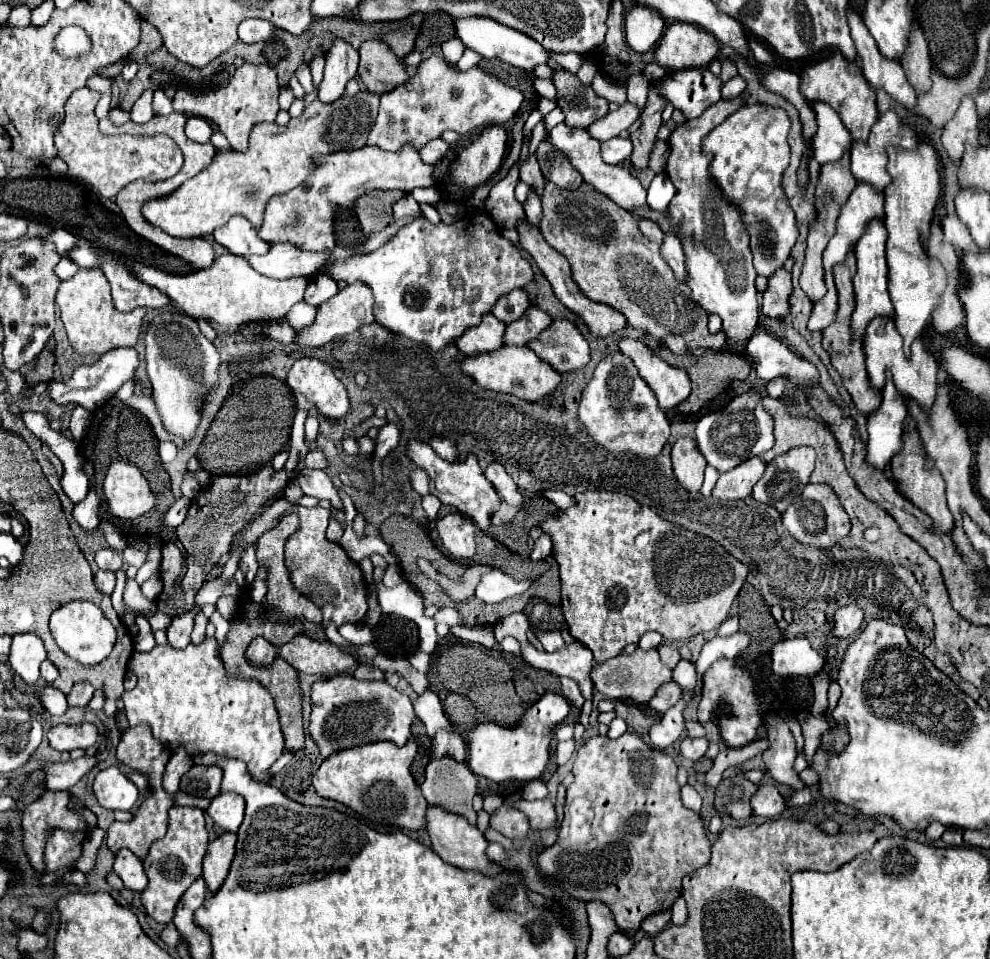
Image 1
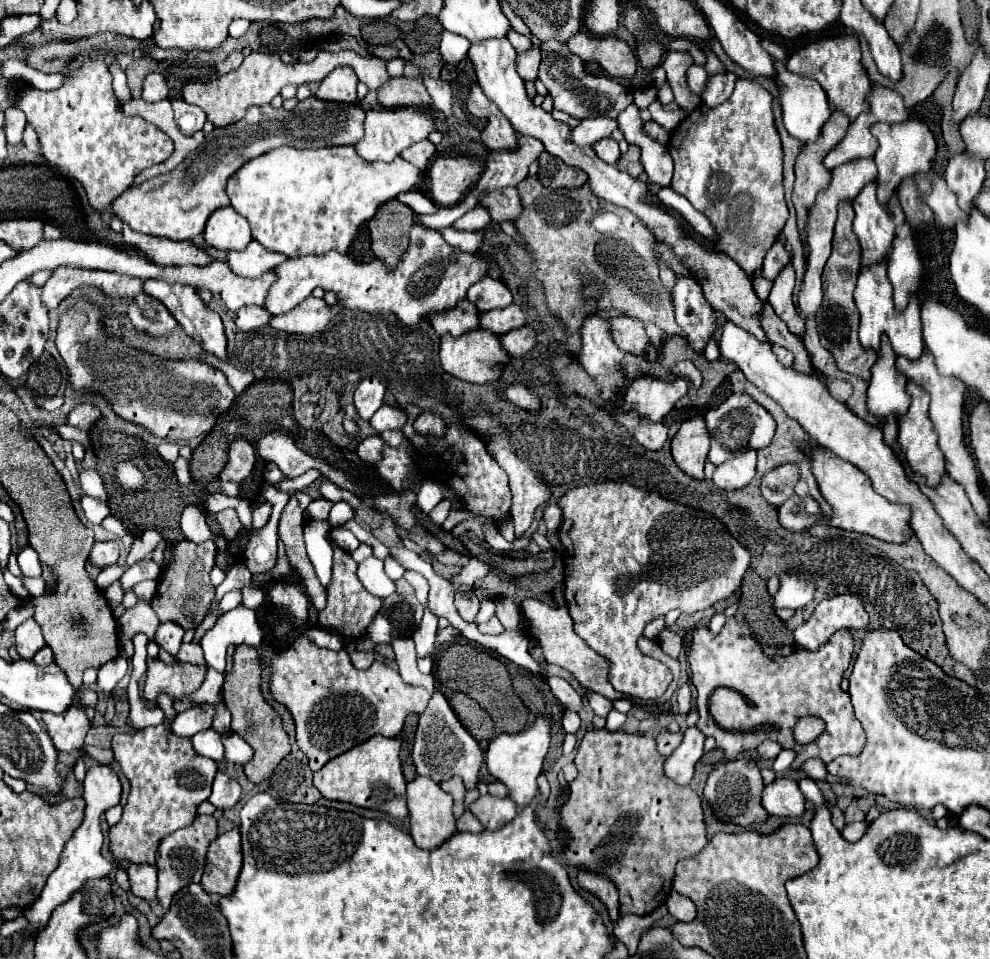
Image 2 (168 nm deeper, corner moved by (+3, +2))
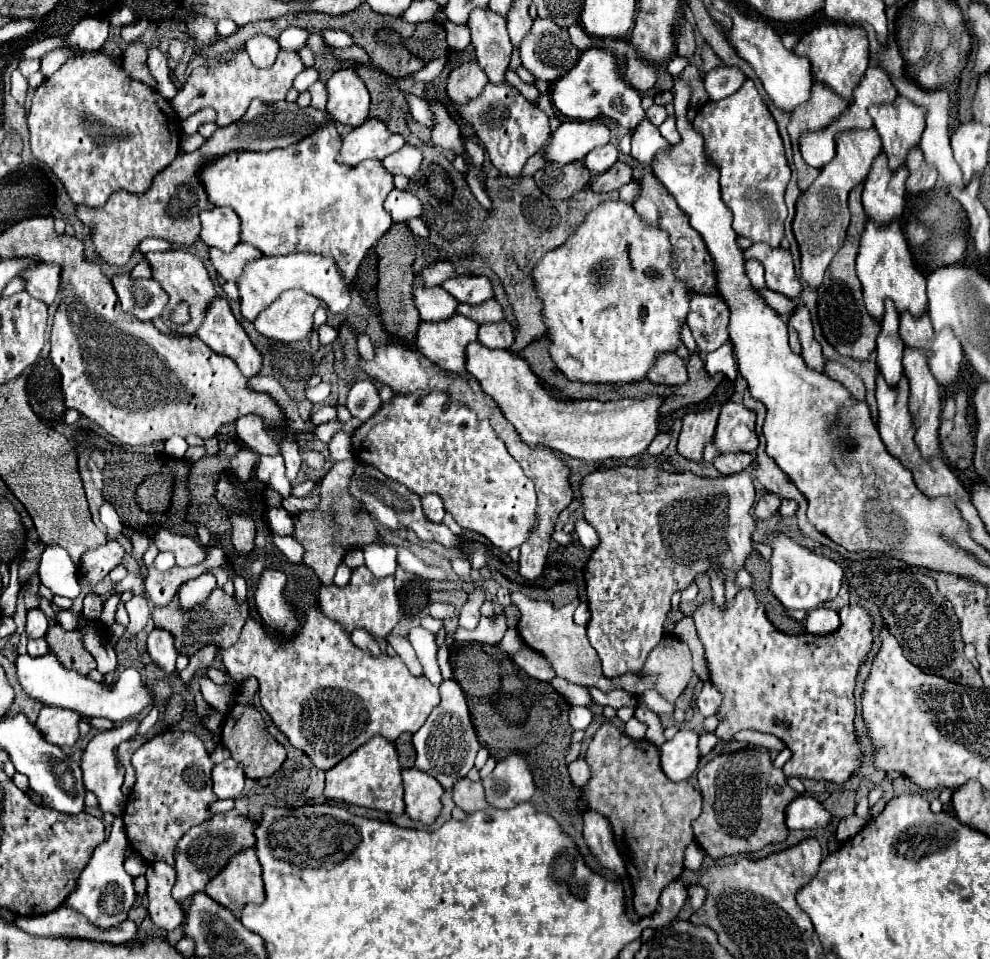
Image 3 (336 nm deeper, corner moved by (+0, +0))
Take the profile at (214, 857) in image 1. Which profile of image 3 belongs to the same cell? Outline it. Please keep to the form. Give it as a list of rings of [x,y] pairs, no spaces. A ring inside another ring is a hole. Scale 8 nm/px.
[[[244,848],[232,856],[226,868],[206,884],[204,892],[228,910],[238,910],[248,902],[264,902],[262,868],[256,852],[252,848]]]

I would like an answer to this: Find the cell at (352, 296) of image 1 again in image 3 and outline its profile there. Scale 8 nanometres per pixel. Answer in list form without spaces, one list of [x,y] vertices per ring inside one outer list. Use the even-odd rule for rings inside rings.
[[[300,290],[284,292],[272,306],[268,306],[254,322],[256,330],[280,342],[306,340],[314,328],[314,312],[318,298]]]

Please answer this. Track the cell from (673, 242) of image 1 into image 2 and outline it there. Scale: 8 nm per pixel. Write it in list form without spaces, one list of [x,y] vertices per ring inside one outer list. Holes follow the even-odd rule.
[[[677,278],[673,290],[675,320],[685,332],[689,346],[695,352],[703,352],[707,342],[717,330],[717,310],[705,300],[699,282],[691,278]]]

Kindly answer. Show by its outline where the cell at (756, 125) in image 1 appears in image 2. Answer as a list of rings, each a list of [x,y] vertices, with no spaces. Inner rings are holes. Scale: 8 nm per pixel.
[[[777,240],[777,242],[771,246],[771,250],[767,252],[765,260],[763,260],[763,272],[761,272],[761,276],[773,282],[773,280],[777,278],[777,274],[779,274],[787,264],[789,264],[789,254],[785,252],[781,240]]]

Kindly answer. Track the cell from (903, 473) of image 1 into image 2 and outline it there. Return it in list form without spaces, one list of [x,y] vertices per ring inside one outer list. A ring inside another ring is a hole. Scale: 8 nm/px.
[[[907,382],[907,394],[911,396],[911,404],[909,404],[907,414],[903,414],[899,418],[899,444],[905,450],[905,456],[907,456],[911,470],[925,476],[929,486],[935,486],[941,480],[945,466],[941,460],[943,452],[939,450],[939,444],[937,444],[939,436],[933,428],[933,422],[929,420],[929,394],[915,382]]]

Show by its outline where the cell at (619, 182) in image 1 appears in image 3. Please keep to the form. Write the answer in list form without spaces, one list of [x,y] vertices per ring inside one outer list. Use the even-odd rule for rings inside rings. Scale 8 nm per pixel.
[[[488,82],[484,92],[476,100],[464,106],[456,106],[456,110],[464,120],[468,120],[474,126],[496,170],[510,178],[522,174],[526,160],[542,149],[550,133],[546,114],[540,108],[534,108],[528,102],[524,102],[522,94],[516,88],[512,88],[508,82],[504,84]]]

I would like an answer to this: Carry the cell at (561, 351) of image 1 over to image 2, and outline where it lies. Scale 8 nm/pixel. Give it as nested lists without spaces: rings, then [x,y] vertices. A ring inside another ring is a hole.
[[[521,326],[515,330],[509,330],[507,334],[499,336],[501,338],[501,348],[511,354],[511,356],[523,356],[529,354],[531,348],[535,346],[535,330],[529,326]]]

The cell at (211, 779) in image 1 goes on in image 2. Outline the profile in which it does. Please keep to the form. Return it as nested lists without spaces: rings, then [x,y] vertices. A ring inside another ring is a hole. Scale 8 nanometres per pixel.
[[[165,726],[115,734],[113,754],[123,774],[129,778],[131,790],[119,824],[109,830],[111,854],[113,858],[127,858],[133,864],[155,864],[161,838],[193,824],[197,806],[211,794],[217,764],[215,760],[197,754],[191,746],[191,738],[177,736]]]

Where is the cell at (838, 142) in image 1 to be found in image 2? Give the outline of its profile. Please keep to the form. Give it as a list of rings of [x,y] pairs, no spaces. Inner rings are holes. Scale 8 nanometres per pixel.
[[[775,62],[775,70],[777,70],[775,84],[779,90],[779,106],[783,110],[783,124],[787,132],[793,138],[797,138],[801,144],[815,140],[821,134],[821,126],[827,122],[831,114],[829,102],[825,98],[825,90],[821,90],[821,84],[817,84],[817,80],[813,78],[791,74],[783,62]]]

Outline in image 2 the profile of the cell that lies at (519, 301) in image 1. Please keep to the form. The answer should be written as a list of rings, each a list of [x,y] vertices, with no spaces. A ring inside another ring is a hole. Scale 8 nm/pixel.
[[[485,276],[477,284],[473,284],[467,290],[467,298],[481,312],[495,310],[495,308],[505,308],[505,306],[511,306],[513,304],[513,296],[507,290],[507,286],[501,280],[495,280],[491,276]]]

